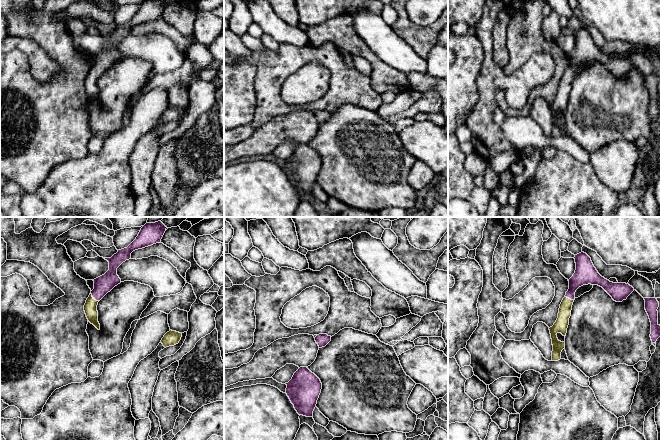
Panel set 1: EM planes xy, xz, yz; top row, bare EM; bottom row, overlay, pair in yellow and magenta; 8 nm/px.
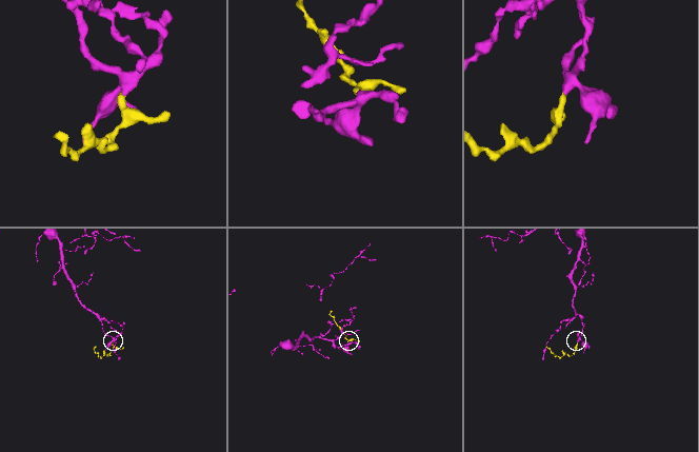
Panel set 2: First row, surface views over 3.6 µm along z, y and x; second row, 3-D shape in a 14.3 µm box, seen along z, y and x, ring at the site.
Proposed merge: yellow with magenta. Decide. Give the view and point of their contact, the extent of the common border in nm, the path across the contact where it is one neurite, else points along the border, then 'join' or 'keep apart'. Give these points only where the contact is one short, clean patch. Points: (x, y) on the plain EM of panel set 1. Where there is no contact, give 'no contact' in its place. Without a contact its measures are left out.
xy (93, 74) | 100 nm | across xy (90, 83), (93, 74), (102, 61) | join

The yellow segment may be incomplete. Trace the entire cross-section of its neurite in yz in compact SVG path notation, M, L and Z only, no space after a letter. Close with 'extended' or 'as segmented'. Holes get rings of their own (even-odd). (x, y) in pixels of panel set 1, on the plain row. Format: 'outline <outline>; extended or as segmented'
outline M581 28L574 33L576 46L573 52L568 56L569 65L563 74L558 94L554 101L549 104L553 127L552 136L558 137L561 135L561 128L565 124L565 118L561 118L557 114L557 109L566 112L571 92L572 81L575 76L576 66L583 61L598 61L602 63L616 78L622 78L634 67L634 64L626 59L613 59L602 53L594 43L591 34L584 28Z; extended

